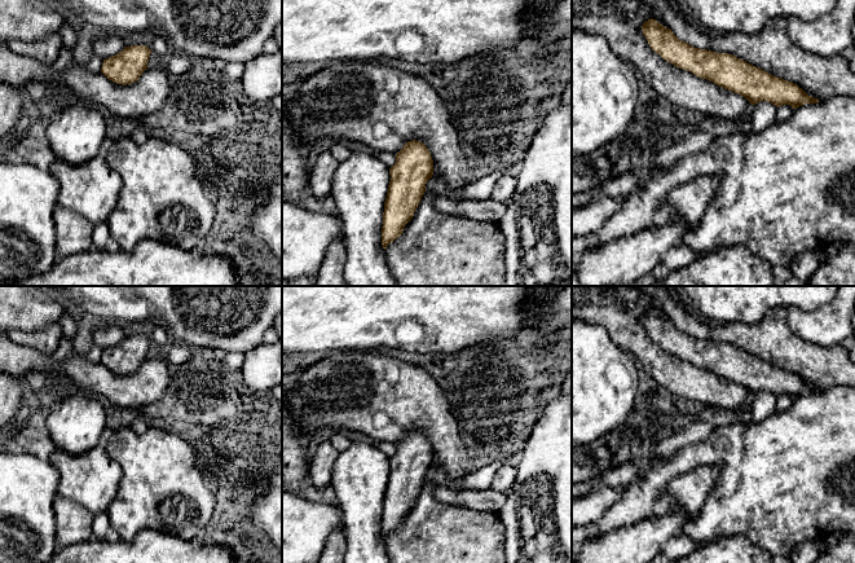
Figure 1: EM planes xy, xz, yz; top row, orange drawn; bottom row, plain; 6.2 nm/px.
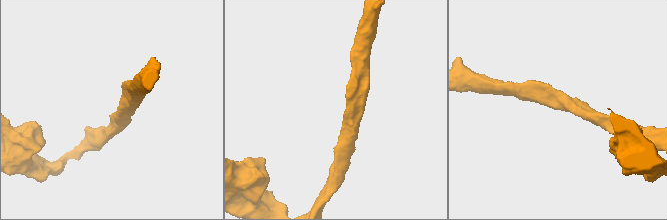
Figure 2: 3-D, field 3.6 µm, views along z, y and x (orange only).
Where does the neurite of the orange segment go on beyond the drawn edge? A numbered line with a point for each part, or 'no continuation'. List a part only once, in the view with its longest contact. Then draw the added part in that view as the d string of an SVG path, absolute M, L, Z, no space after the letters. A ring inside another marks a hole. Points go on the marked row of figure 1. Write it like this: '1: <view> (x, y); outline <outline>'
no continuation

